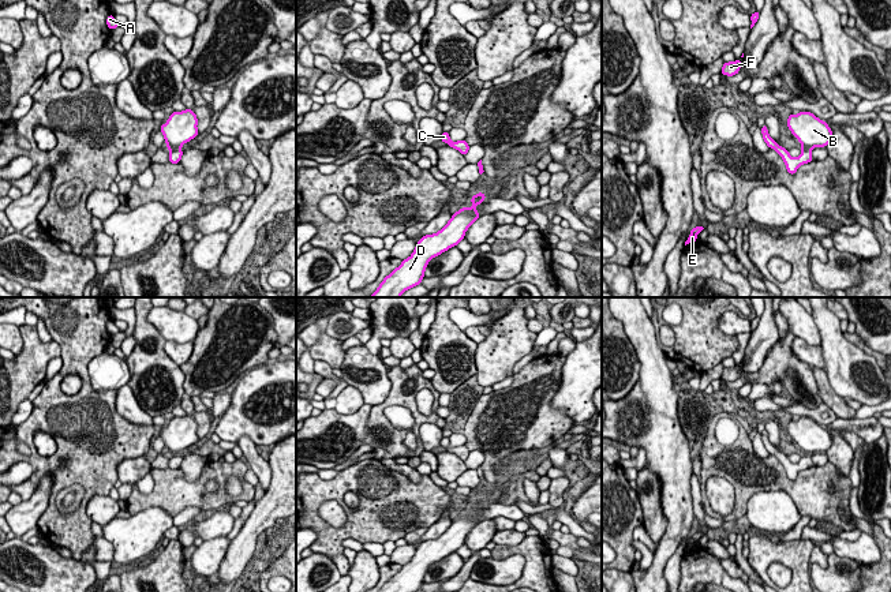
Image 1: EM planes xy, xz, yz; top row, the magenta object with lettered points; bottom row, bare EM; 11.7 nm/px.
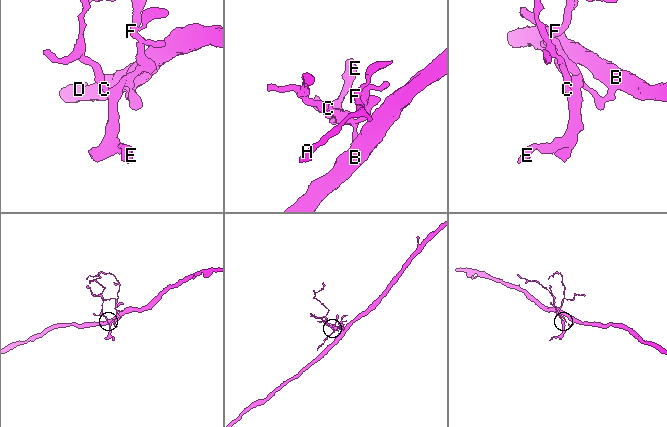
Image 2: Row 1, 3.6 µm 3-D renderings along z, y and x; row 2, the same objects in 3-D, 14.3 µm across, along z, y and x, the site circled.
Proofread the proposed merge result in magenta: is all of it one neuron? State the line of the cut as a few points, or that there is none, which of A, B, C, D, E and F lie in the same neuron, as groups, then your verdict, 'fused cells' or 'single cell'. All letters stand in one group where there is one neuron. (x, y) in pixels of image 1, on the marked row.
cut xy (169, 148), (179, 149); groups A C E F / B D; fused cells

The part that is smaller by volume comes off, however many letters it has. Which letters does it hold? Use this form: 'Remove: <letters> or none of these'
Remove: A, C, E, F

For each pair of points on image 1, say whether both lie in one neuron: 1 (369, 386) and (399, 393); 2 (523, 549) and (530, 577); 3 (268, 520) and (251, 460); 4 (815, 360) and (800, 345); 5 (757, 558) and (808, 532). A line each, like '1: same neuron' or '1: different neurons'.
1: different neurons
2: same neuron
3: different neurons
4: same neuron
5: different neurons

